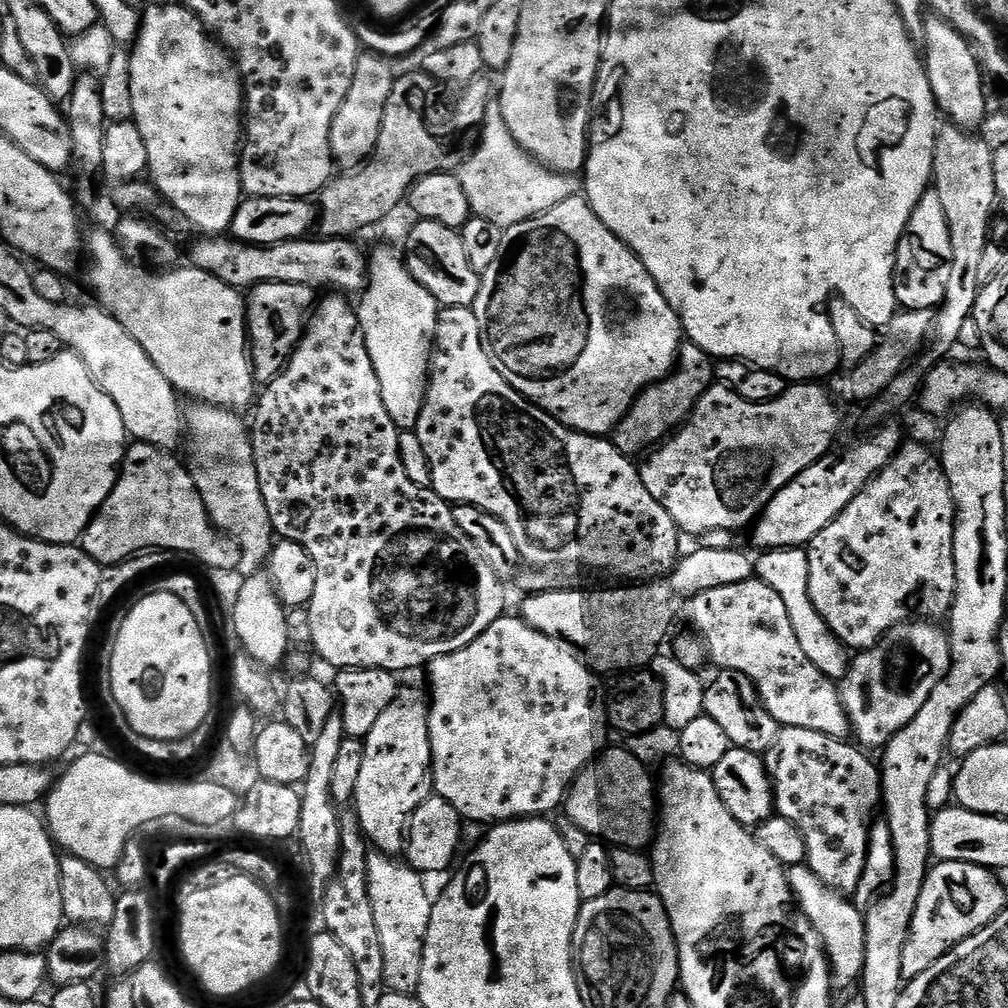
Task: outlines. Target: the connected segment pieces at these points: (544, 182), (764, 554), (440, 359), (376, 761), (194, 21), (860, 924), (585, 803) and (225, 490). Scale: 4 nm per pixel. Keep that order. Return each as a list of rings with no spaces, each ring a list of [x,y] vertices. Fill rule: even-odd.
[[[493,102],[488,106],[488,113],[482,127],[479,129],[480,145],[471,149],[470,155],[458,169],[458,175],[470,198],[473,213],[482,218],[490,218],[490,222],[498,222],[503,228],[514,226],[518,222],[526,222],[554,206],[558,202],[566,202],[566,198],[577,195],[582,184],[575,175],[557,172],[548,168],[541,160],[531,154],[519,144],[510,132],[510,126],[504,121],[499,103]]]
[[[773,548],[761,551],[759,555],[756,560],[756,576],[774,590],[778,590],[782,602],[786,602],[790,626],[794,626],[794,634],[798,634],[798,644],[802,646],[806,658],[810,658],[810,662],[814,662],[814,666],[818,666],[818,670],[822,670],[822,674],[826,674],[830,679],[837,682],[843,680],[848,672],[850,652],[832,633],[830,626],[826,626],[814,602],[810,602],[810,566],[807,551],[804,548]]]
[[[471,307],[444,308],[440,325],[436,327],[434,337],[434,351],[428,377],[428,390],[424,393],[424,405],[422,414],[415,426],[415,434],[418,442],[422,442],[422,448],[426,450],[426,456],[430,462],[432,491],[436,492],[449,504],[474,504],[479,508],[494,514],[510,530],[514,538],[514,546],[520,551],[520,559],[527,565],[535,566],[540,570],[557,570],[556,568],[597,568],[604,572],[609,568],[616,576],[625,576],[625,581],[640,582],[645,578],[664,578],[676,566],[681,555],[680,539],[682,533],[677,528],[674,518],[646,490],[646,486],[640,477],[640,469],[629,457],[625,456],[611,439],[591,436],[586,432],[576,432],[566,427],[557,416],[551,416],[544,408],[540,408],[533,400],[527,400],[517,390],[511,379],[498,367],[491,351],[486,347],[486,341],[482,335],[482,329],[475,311]]]
[[[401,687],[394,702],[390,702],[390,706],[382,710],[378,722],[374,722],[374,730],[363,737],[362,770],[352,795],[356,817],[369,845],[393,858],[405,851],[408,824],[414,810],[434,792],[428,721],[430,696],[421,688]]]
[[[180,2],[164,4],[143,13],[140,34],[131,52],[132,61],[128,64],[128,92],[132,95],[130,116],[136,121],[138,130],[142,130],[146,142],[151,183],[200,234],[227,233],[245,195],[240,184],[240,153],[246,85],[235,59],[219,40],[210,35],[199,15]]]
[[[807,863],[793,864],[787,869],[787,873],[797,904],[810,918],[810,922],[822,938],[832,970],[833,985],[837,989],[855,989],[861,981],[866,958],[865,913],[857,908],[845,893],[836,892],[829,884],[822,882],[822,878],[808,868]]]
[[[627,747],[611,748],[599,753],[576,777],[568,789],[566,814],[571,820],[578,822],[582,830],[586,830],[589,838],[599,838],[609,845],[622,848],[647,849],[654,839],[658,823],[658,792],[654,787],[653,777],[652,780],[648,777],[649,769],[634,753],[629,752]]]
[[[203,402],[195,406],[186,412],[186,428],[190,440],[192,436],[192,456],[196,459],[196,468],[191,469],[194,486],[202,494],[213,524],[240,543],[243,571],[255,573],[265,567],[272,554],[274,533],[262,496],[249,425],[239,411]]]

